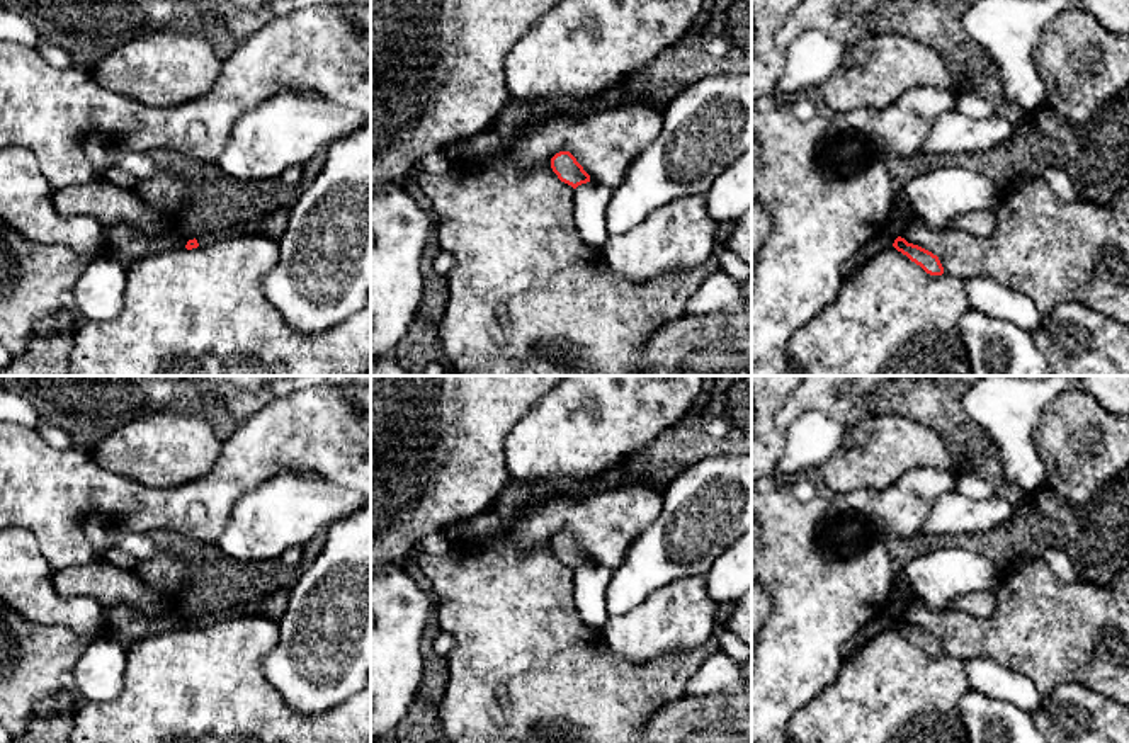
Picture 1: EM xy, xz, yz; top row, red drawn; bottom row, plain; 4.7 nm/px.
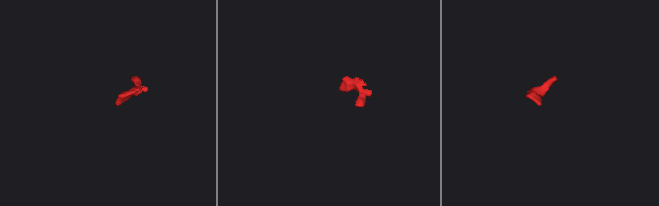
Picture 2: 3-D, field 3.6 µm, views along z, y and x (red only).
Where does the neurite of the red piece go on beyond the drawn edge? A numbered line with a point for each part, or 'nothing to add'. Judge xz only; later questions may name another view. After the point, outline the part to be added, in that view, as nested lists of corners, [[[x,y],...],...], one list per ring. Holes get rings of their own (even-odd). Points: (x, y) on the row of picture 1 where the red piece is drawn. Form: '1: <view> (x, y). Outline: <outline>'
nothing to add

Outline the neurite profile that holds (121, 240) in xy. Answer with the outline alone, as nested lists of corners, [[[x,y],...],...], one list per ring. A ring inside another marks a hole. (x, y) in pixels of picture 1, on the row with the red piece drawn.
[[[122,223],[111,226],[102,224],[102,228],[105,233],[104,250],[114,253],[126,269],[150,253],[185,248],[189,241],[189,238],[180,235],[177,230],[160,236],[145,236]]]

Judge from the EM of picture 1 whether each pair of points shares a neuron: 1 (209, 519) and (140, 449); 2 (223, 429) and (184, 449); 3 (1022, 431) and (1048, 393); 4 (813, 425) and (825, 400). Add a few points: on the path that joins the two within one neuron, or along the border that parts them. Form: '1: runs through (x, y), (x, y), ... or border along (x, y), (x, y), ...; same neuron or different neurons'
1: border along (211, 466), (181, 485), (150, 488), (136, 482); different neurons
2: border along (179, 414), (201, 417), (221, 441); different neurons
3: runs through (1022, 422), (1039, 402); same neuron
4: border along (827, 412), (808, 410), (784, 431); different neurons

